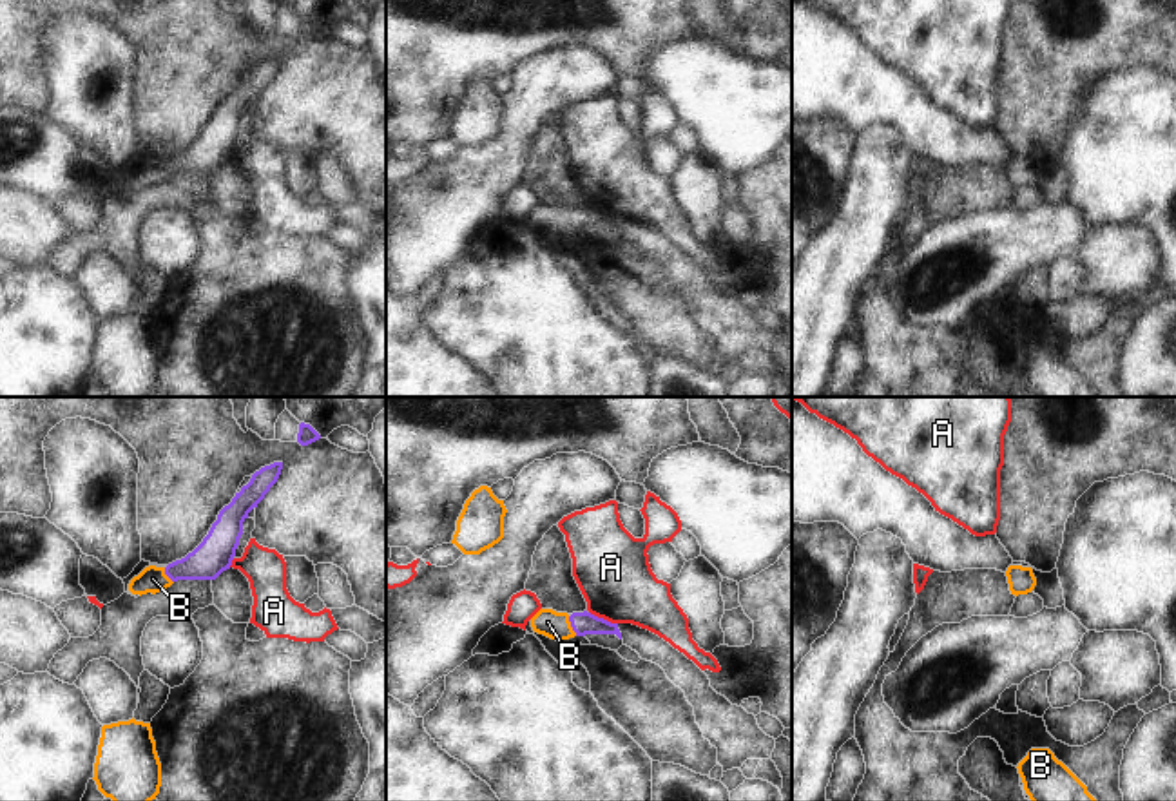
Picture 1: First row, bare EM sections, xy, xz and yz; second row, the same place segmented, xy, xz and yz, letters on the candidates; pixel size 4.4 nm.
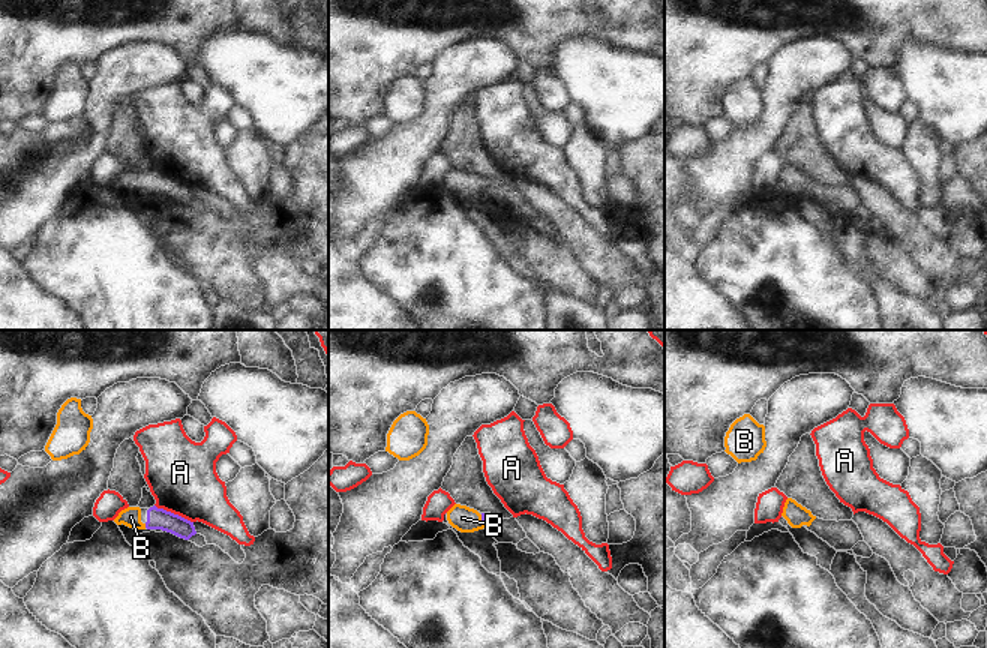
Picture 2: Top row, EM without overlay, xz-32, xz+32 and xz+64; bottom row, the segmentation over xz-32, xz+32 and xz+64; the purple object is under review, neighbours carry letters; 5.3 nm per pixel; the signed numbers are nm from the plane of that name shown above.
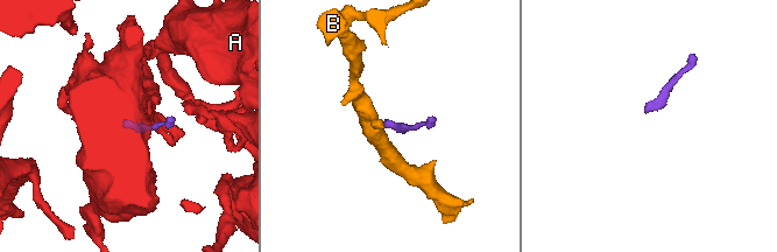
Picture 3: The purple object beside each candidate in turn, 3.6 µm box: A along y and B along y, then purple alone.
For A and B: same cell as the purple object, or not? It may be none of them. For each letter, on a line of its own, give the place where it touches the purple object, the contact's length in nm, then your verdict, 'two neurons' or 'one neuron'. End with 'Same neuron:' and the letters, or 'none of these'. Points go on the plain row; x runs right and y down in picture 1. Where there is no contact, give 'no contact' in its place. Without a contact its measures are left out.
A: xz (602, 212) | 140 nm | two neurons
B: xz (571, 220) | 100 nm | one neuron
Same neuron: B

